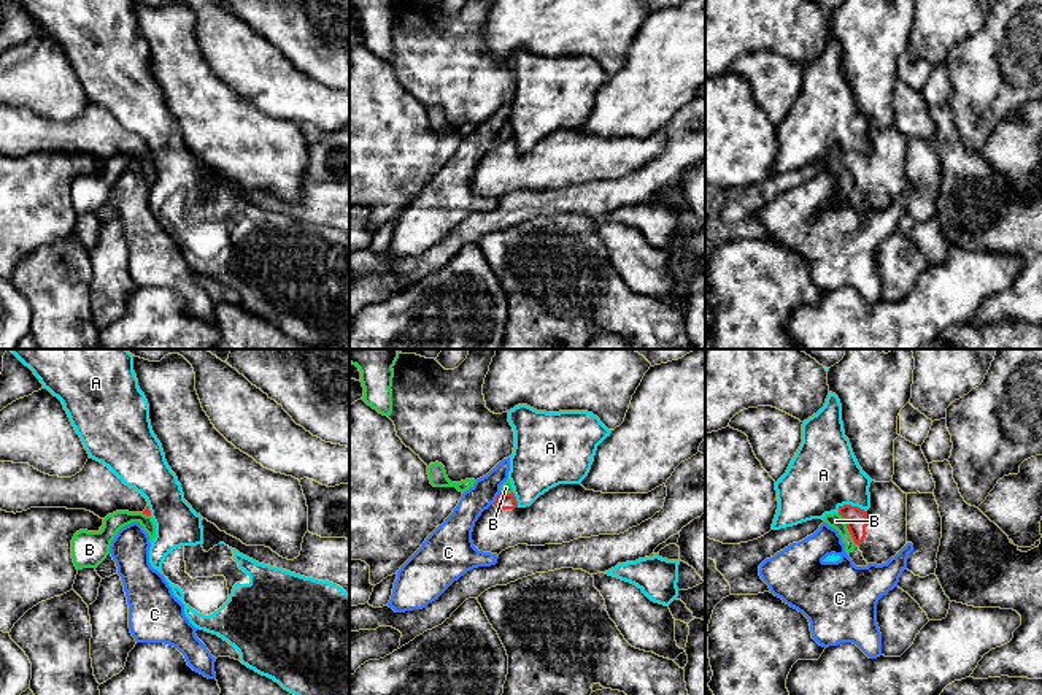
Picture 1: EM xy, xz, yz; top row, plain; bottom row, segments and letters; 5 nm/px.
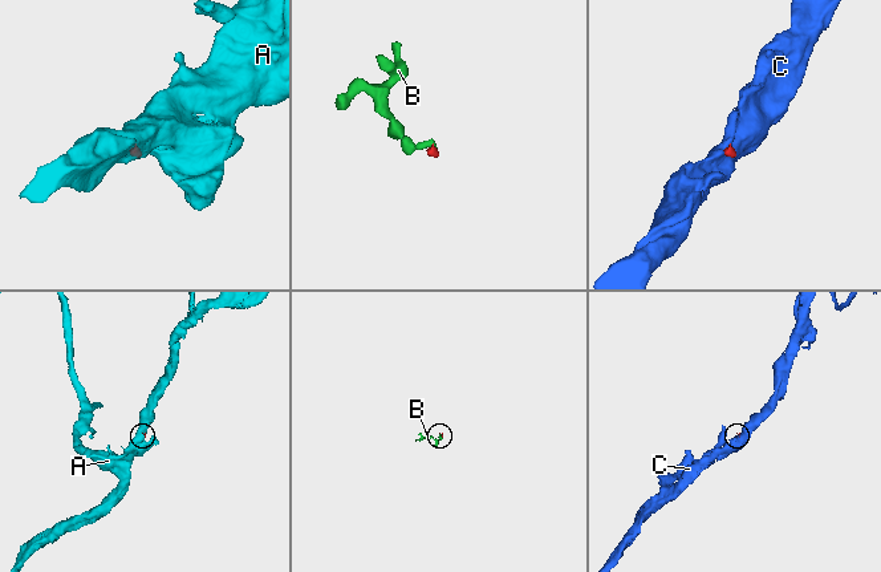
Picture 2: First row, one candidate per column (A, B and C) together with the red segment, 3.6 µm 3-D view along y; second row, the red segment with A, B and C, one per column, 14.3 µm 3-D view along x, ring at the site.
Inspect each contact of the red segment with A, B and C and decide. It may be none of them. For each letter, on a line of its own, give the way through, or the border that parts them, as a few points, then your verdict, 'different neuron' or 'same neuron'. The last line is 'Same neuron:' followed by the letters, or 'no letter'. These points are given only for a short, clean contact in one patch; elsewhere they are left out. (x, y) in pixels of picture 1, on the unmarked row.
A: along yz (837, 151), (856, 149), (866, 156) | different neuron
B: along yz (837, 157), (856, 189) | different neuron
C: along xz (501, 137), (493, 148) | different neuron
Same neuron: no letter

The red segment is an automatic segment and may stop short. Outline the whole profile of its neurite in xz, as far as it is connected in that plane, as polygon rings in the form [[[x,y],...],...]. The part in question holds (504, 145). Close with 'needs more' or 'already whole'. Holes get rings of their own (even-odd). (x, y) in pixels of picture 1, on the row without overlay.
[[[559,129],[540,140],[531,151],[519,152],[513,136],[500,136],[475,167],[472,186],[478,195],[499,200],[518,189],[562,189],[578,182],[619,179],[659,157],[666,141],[666,129],[648,138],[602,138],[586,135],[581,129]]]; needs more

